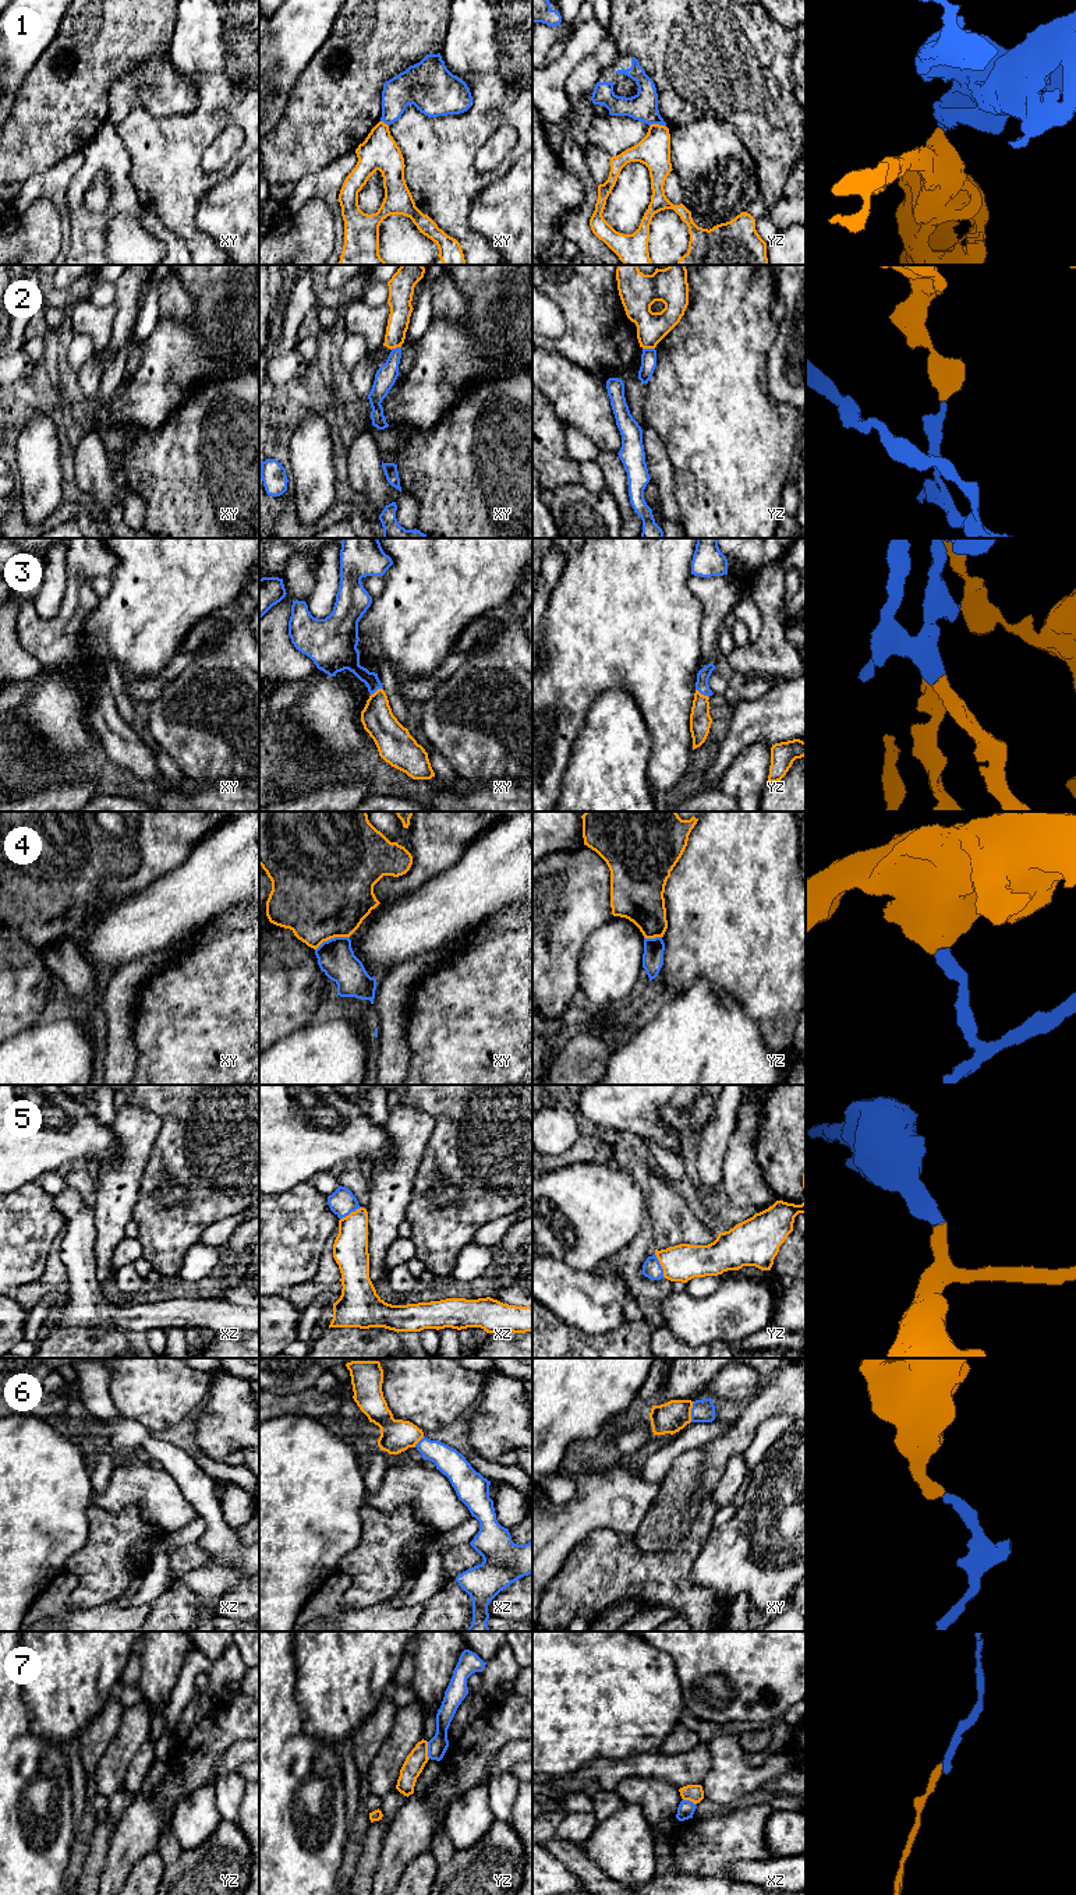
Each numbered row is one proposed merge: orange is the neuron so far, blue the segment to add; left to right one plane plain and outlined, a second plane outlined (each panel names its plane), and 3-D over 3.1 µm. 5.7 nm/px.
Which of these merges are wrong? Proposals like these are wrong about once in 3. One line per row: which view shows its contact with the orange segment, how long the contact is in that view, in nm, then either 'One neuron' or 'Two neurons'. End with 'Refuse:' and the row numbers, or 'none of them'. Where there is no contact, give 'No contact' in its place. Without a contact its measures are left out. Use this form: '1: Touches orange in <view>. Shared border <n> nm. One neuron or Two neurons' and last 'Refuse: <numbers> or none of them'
1: Touches orange in yz. Shared border 100 nm. Two neurons
2: Touches orange in yz. Shared border 70 nm. Two neurons
3: Touches orange in yz. Shared border 90 nm. One neuron
4: Touches orange in xy. Shared border 220 nm. Two neurons
5: Touches orange in yz. Shared border 150 nm. One neuron
6: Touches orange in xy. Shared border 120 nm. One neuron
7: Touches orange in yz. Shared border 100 nm. Two neurons
Refuse: 1, 2, 4, 7

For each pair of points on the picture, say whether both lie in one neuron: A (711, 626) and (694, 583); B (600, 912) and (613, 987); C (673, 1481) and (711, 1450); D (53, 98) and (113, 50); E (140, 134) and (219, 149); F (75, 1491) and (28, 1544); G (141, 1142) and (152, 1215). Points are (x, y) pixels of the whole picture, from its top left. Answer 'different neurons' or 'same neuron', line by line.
A: same neuron
B: different neurons
C: same neuron
D: same neuron
E: different neurons
F: same neuron
G: different neurons

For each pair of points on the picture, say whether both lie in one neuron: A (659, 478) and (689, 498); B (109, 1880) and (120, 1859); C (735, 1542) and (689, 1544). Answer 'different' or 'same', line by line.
A: different
B: same
C: different

